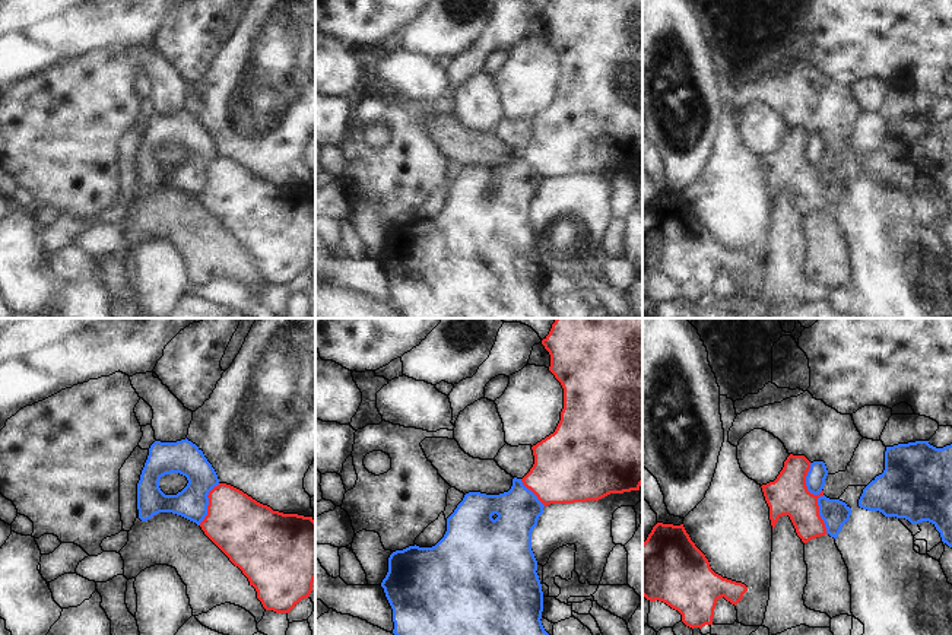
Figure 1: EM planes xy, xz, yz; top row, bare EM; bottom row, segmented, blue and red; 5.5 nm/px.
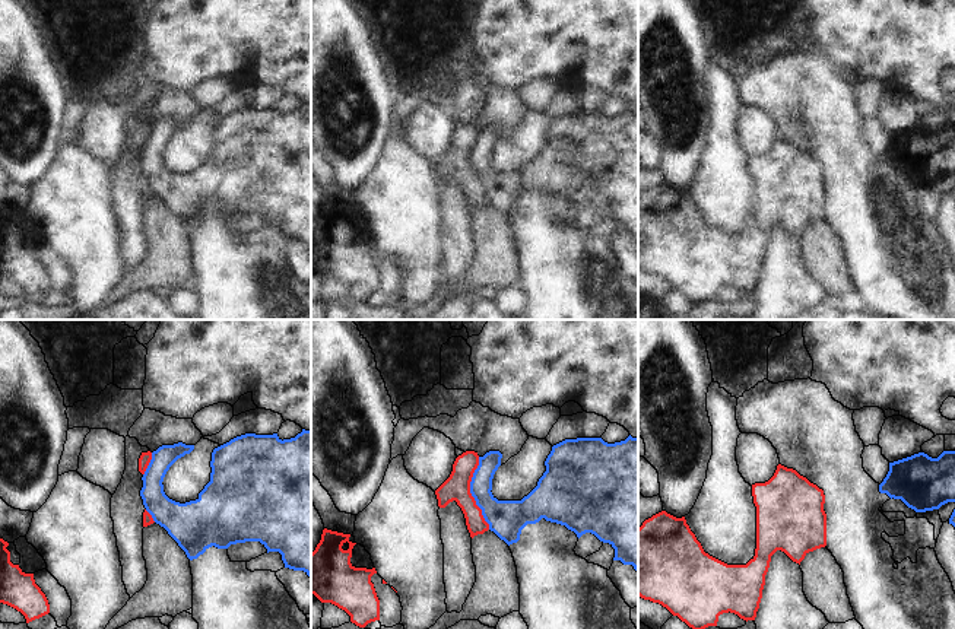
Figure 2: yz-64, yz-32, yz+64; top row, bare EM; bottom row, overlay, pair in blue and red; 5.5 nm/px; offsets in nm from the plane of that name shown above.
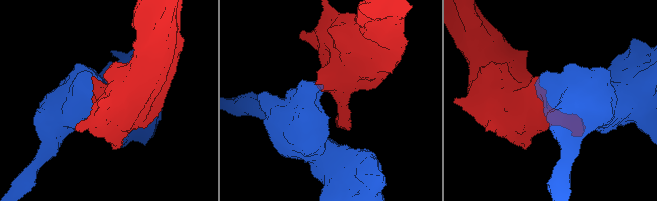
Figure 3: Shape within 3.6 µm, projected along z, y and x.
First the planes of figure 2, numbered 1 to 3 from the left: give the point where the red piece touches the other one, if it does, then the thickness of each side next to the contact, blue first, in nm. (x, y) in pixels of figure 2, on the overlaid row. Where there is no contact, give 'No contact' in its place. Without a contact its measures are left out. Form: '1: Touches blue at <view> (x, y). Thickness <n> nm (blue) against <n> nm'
1: Touches blue at yz-64 (149, 464). Thickness 140 nm (blue) against 70 nm
2: Touches blue at yz-32 (470, 492). Thickness 200 nm (blue) against 140 nm
3: No contact

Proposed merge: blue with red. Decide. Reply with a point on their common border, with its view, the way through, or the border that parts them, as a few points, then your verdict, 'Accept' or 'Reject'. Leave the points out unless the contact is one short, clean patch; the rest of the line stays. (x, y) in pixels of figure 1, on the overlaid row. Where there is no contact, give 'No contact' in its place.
Touches blue at yz (819, 497). Boundary: yz (809, 463), (806, 485), (818, 497), (818, 514), (828, 533). Reject

